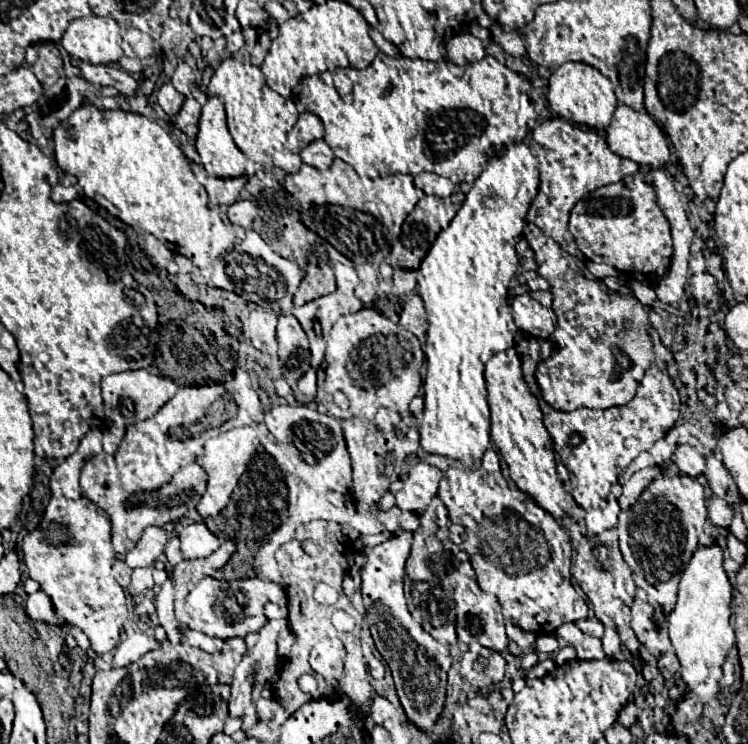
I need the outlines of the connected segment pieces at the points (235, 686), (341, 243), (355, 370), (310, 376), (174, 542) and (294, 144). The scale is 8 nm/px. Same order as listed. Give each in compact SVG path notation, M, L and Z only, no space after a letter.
M268 621L266 627L260 629L258 641L248 653L242 657L240 665L234 671L234 681L230 685L228 699L228 715L242 717L244 709L252 703L250 691L254 683L268 683L276 671L276 643L286 631L284 621Z
M334 159L326 171L300 165L296 173L286 175L284 187L298 199L300 221L306 229L328 241L350 261L376 265L390 257L392 241L402 234L406 215L422 195L410 175L378 177L376 167L362 167L362 173L358 173L342 159Z
M370 309L344 315L330 331L326 345L324 365L318 373L318 387L330 395L342 391L352 401L352 415L362 419L374 419L378 407L390 407L392 411L408 411L410 401L416 397L420 385L420 367L424 353L418 339L412 333L404 333L398 323L378 315Z
M310 369L300 381L298 381L298 391L308 395L308 397L316 397L316 373L314 369Z
M172 535L170 537L170 541L168 541L168 547L164 549L164 555L166 555L166 559L168 559L168 563L170 563L170 567L176 567L184 557L182 557L182 551L180 551L180 541Z
M304 111L304 113L300 113L294 129L290 131L286 147L294 153L300 153L300 149L304 145L308 145L310 141L322 139L322 137L324 137L324 125L322 125L320 117L310 111Z

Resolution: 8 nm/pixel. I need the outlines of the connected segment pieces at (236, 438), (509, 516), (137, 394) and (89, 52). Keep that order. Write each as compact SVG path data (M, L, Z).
M226 423L202 433L202 437L198 439L202 443L202 455L196 459L198 463L196 461L194 463L200 467L204 479L198 487L198 493L194 493L194 496L190 498L199 500L204 493L204 497L196 503L196 511L200 517L216 517L226 507L232 491L238 487L238 477L246 469L246 461L250 459L252 451L256 449L254 439L256 439L256 433L250 427L230 429L230 425L226 425Z
M490 449L484 451L482 463L476 469L450 467L440 481L438 497L448 509L450 519L464 527L462 549L470 557L480 589L484 593L494 593L498 597L502 605L502 617L506 623L512 623L522 631L528 631L534 635L548 635L556 631L562 623L580 621L588 615L588 607L584 599L576 595L570 583L572 545L570 545L568 527L564 527L552 515L536 507L530 501L530 497L524 495L520 489L508 485L508 481L500 473L500 459L494 451Z
M146 369L138 371L120 371L120 373L110 373L102 379L102 397L104 397L104 411L106 415L116 423L116 425L132 425L136 421L152 417L176 391L178 385L172 379L166 377L156 377L148 373Z
M94 13L72 19L60 37L60 47L70 57L90 63L116 63L124 55L118 23Z

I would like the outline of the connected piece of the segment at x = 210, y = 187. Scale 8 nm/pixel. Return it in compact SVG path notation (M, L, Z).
M196 169L198 181L204 185L208 197L218 205L232 205L238 199L238 193L244 189L246 179L234 177L234 179L216 179L206 175L202 169Z

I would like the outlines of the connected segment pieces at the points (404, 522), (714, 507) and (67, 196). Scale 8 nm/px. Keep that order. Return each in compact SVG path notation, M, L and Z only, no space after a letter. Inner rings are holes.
M402 513L400 515L400 527L404 529L404 531L416 531L418 529L418 525L420 525L420 519L418 519L418 515L416 513Z
M712 495L708 501L708 521L718 529L728 529L732 521L732 507L724 499Z
M56 183L52 187L52 201L54 203L66 203L66 201L74 201L76 199L76 189L74 187L64 187L60 183Z

